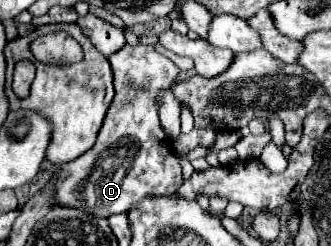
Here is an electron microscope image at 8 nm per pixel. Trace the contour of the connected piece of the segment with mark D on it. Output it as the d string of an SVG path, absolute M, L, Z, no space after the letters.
M138 43L136 47L124 45L120 51L116 51L112 57L108 57L112 71L114 71L114 101L106 113L104 125L98 133L98 139L90 151L86 151L76 161L70 161L62 167L58 167L52 177L50 185L56 189L54 195L54 207L56 205L72 205L74 209L82 209L94 217L110 217L116 213L128 213L134 209L140 201L146 197L162 197L172 195L182 185L182 167L180 157L170 149L170 143L166 139L158 139L162 127L158 121L158 93L164 87L170 87L178 79L178 67L164 55L160 55L154 47L146 47Z

